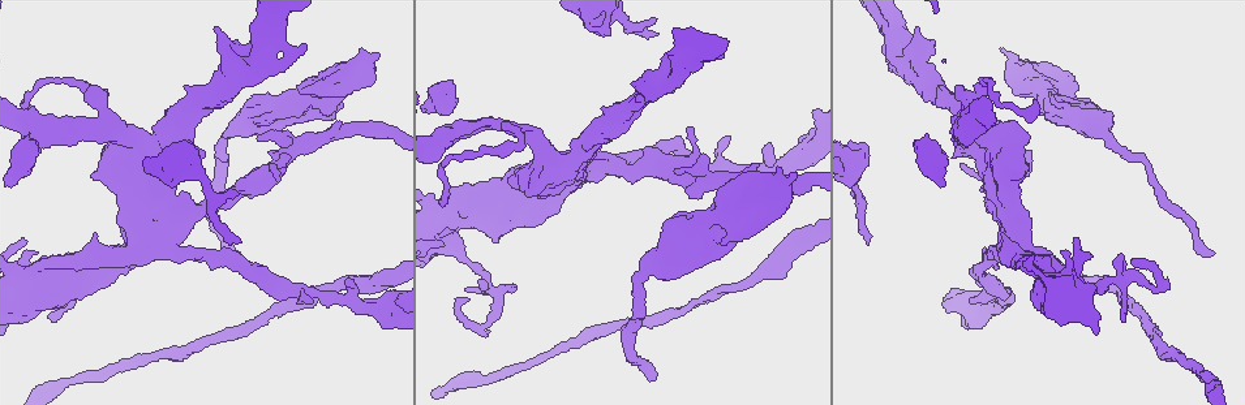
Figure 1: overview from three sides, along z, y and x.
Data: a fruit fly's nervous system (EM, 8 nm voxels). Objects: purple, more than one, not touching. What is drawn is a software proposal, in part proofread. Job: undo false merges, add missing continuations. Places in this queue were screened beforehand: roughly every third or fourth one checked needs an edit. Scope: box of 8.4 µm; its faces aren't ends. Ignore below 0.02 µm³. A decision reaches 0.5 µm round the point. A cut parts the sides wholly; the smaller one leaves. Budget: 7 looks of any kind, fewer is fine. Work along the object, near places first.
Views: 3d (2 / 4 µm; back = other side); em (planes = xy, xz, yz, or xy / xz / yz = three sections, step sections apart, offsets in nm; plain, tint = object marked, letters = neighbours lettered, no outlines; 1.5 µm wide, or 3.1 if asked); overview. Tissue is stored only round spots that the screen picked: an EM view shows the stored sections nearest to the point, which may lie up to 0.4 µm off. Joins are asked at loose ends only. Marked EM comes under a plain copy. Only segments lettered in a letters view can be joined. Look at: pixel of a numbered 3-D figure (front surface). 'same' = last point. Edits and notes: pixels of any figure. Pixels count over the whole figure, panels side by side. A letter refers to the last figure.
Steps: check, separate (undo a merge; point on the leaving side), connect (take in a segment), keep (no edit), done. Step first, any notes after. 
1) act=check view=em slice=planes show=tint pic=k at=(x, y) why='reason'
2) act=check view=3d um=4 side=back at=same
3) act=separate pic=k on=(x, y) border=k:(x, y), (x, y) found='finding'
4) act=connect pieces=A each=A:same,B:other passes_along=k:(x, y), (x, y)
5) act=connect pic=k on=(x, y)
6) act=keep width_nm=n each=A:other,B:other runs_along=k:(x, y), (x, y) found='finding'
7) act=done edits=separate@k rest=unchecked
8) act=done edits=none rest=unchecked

act=check view=em slice=planes show=letters pic=1 at=(51, 314)

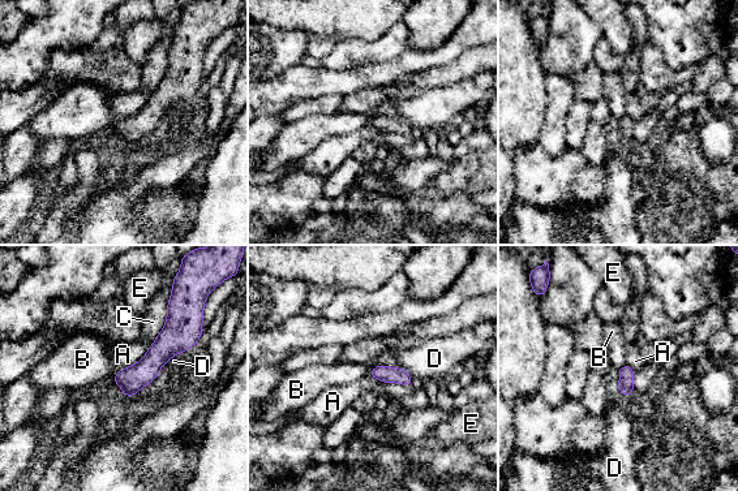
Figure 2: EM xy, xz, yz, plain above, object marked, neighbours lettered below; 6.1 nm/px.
act=keep each=A:other,B:other,C:other,D:other,E:other border=2:(380, 365), (367, 375) found='none of them fits'

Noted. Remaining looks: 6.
act=check view=em slice=planes show=letters pic=1 at=(1212, 253) why='thin end'

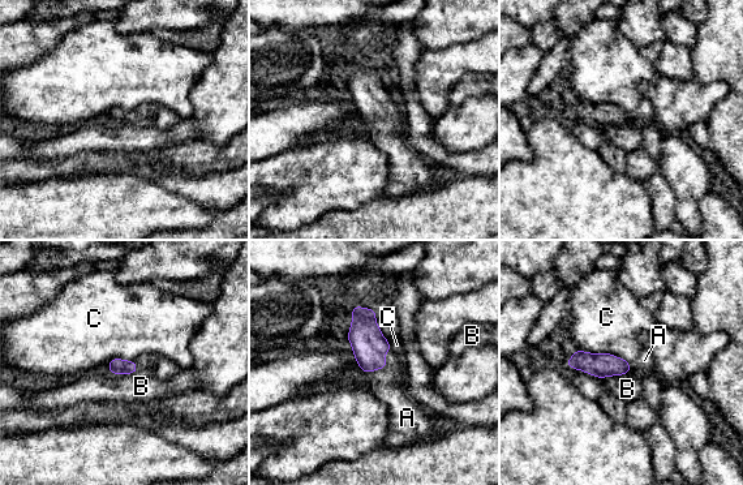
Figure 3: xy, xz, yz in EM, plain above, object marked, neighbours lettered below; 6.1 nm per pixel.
act=connect pieces=A width_nm=100 each=A:same,B:other,C:other passes_along=3:(369, 346), (376, 369), (387, 385) found='the neuron continues'

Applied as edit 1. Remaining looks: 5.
act=check view=overview why='see it whole again'

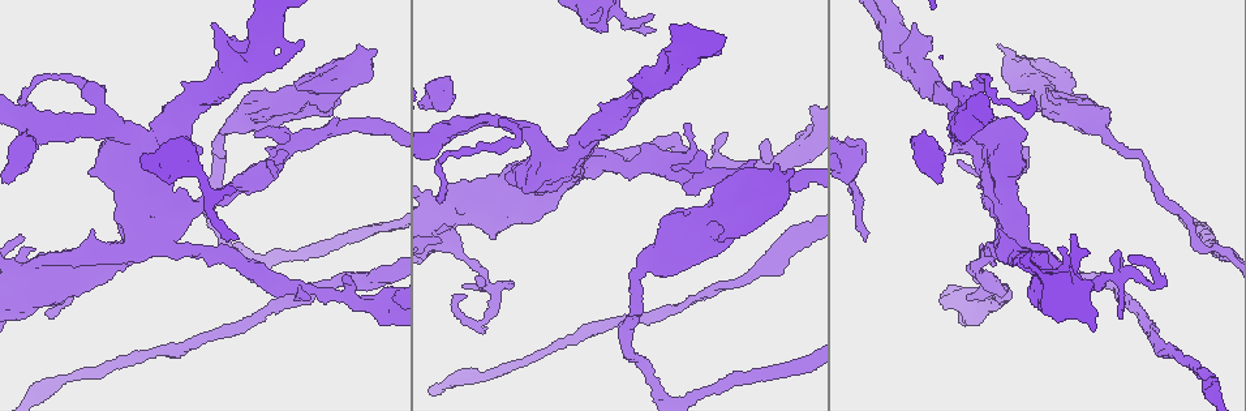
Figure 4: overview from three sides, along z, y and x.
act=check view=3d um=2 pic=4 at=(237, 237) why='an open end'

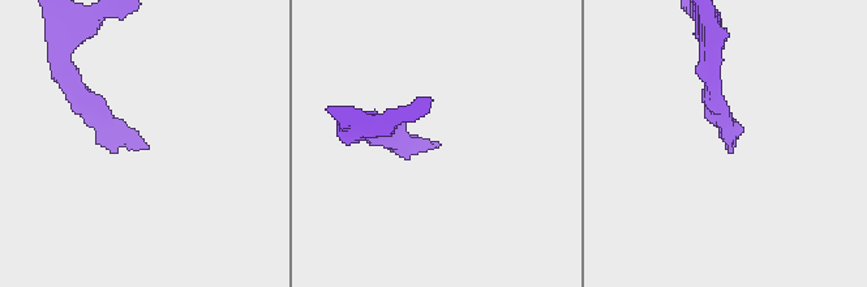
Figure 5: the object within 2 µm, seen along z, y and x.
act=check view=em slice=planes show=letters pic=5 at=(732, 145) why='need the tissue'

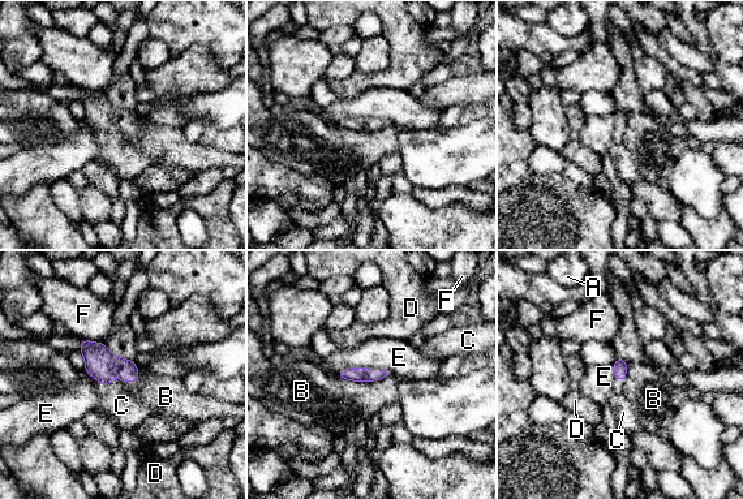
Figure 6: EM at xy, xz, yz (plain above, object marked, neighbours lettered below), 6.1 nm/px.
act=connect pieces=C each=A:other,B:other,C:same,D:other,E:other,F:other found='it goes on there'

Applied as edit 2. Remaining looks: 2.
act=done edits=connect@3,connect@6 rest=unchecked

